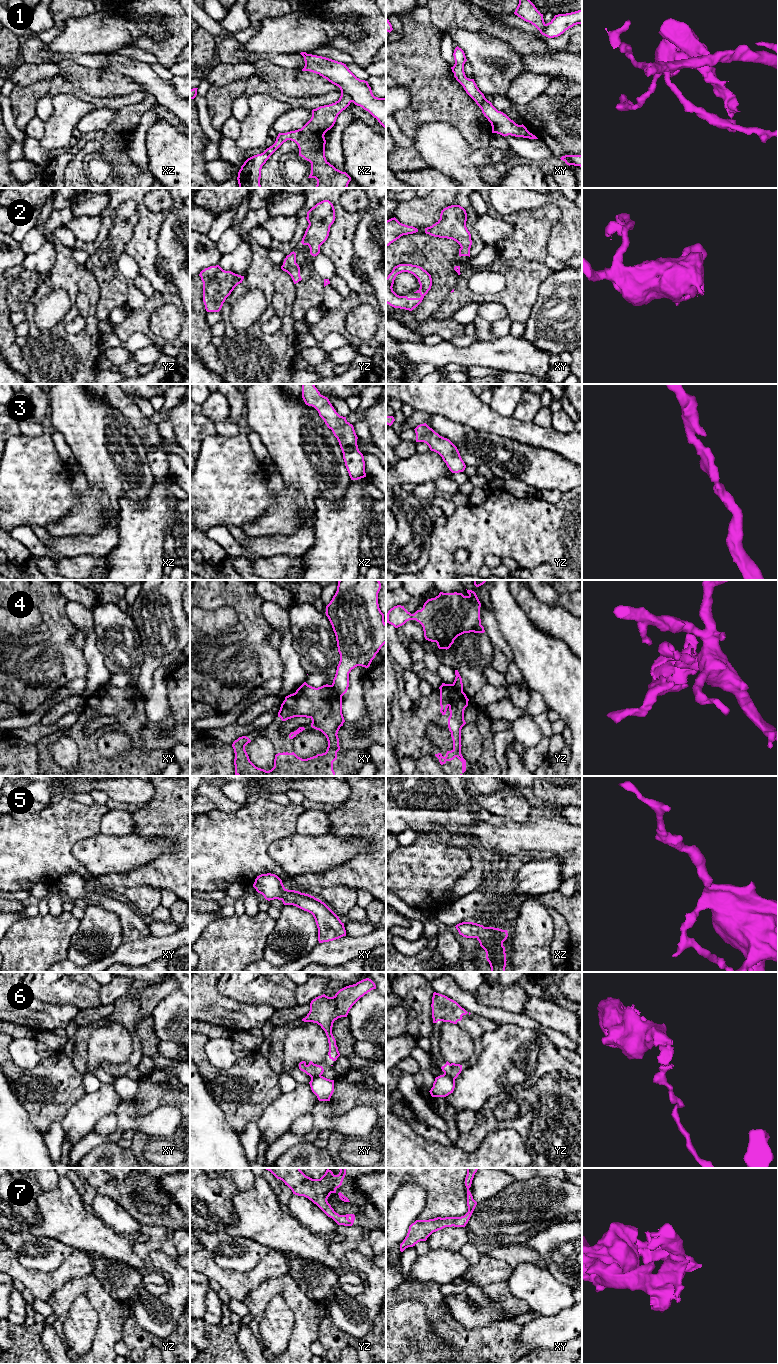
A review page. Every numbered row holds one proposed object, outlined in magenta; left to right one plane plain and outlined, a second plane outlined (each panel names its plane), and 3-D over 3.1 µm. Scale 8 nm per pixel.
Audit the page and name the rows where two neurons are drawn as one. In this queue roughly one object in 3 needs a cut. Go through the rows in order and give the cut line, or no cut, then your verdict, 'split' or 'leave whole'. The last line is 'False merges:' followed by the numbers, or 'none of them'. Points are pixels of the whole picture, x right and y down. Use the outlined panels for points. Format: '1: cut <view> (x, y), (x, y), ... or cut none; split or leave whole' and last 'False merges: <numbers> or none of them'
1: cut xz (341, 90), (352, 101); split
2: cut none; leave whole
3: cut none; leave whole
4: cut xy (331, 685), (341, 696); split
5: cut none; leave whole
6: cut yz (444, 1073), (454, 1080); split
7: cut none; leave whole
False merges: 1, 4, 6

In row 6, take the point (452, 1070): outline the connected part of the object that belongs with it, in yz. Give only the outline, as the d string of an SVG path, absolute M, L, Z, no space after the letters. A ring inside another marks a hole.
M447 1061L446 1064L441 1067L441 1069L444 1074L455 1080L462 1071L462 1065L455 1063L450 1064Z

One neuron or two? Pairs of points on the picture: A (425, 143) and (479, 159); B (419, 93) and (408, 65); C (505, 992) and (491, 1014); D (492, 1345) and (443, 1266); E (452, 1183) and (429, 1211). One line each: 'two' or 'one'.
A: one
B: one
C: two
D: two
E: one

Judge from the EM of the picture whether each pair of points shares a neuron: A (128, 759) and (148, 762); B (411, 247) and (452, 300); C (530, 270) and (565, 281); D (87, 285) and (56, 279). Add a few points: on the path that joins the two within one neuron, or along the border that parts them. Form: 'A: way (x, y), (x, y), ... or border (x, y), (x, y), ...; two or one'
A: way (133, 762), (143, 762); one
B: border (459, 275), (456, 286), (433, 313); two
C: border (554, 271), (541, 283), (537, 297); two
D: way (79, 279), (64, 279); one

